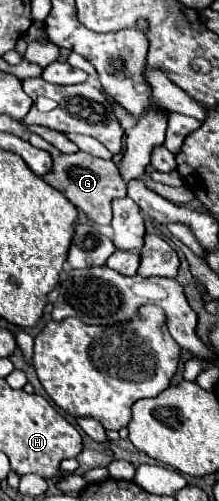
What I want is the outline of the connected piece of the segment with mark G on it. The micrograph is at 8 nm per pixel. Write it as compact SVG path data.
M32 134L28 142L36 148L40 148L40 150L50 152L50 156L54 160L54 168L52 168L50 174L44 176L44 182L50 184L52 188L60 190L94 224L110 224L110 220L112 220L112 208L110 208L112 200L126 196L126 182L120 178L118 166L112 160L102 160L102 158L96 158L92 154L86 154L86 152L62 154L52 144L48 144L46 140L42 140L36 134Z

